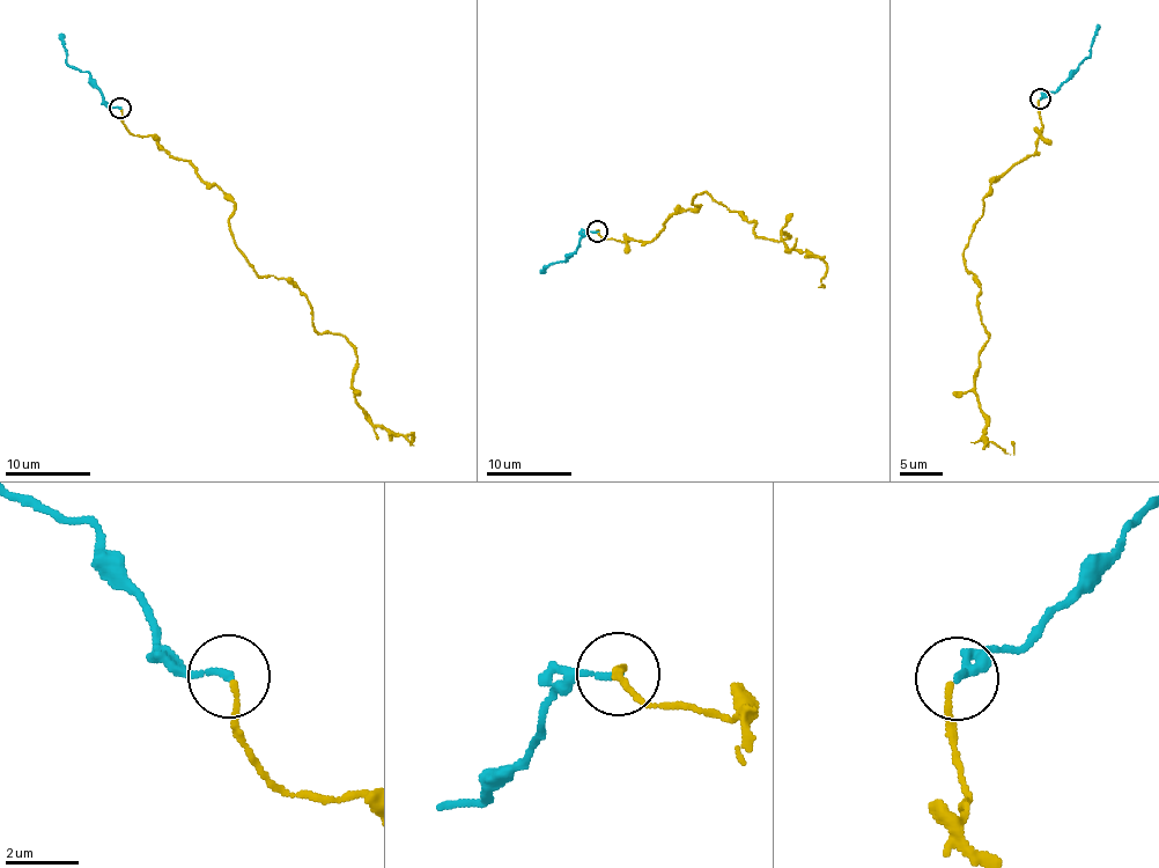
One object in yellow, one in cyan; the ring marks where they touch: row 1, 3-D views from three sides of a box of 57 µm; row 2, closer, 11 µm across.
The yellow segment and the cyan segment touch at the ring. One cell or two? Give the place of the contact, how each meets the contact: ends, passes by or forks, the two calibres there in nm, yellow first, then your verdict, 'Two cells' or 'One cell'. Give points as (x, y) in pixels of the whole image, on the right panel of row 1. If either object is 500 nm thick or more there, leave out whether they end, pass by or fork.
Place: (1040, 98). At the ring yellow ends. At the ring cyan ends. Thickness 160 nm (yellow) against 180 nm. One cell

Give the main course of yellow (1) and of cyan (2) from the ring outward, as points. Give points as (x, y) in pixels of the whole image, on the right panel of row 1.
1: (1039, 101), (1035, 151), (995, 179), (962, 259), (990, 335), (975, 390), (984, 441), (1014, 455), (1011, 442)
2: (1040, 98), (1089, 56), (1097, 23)

